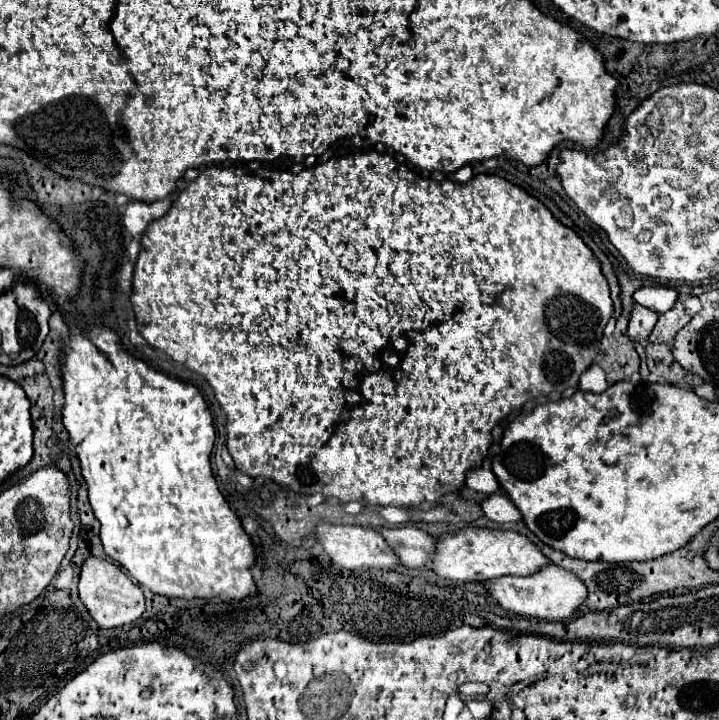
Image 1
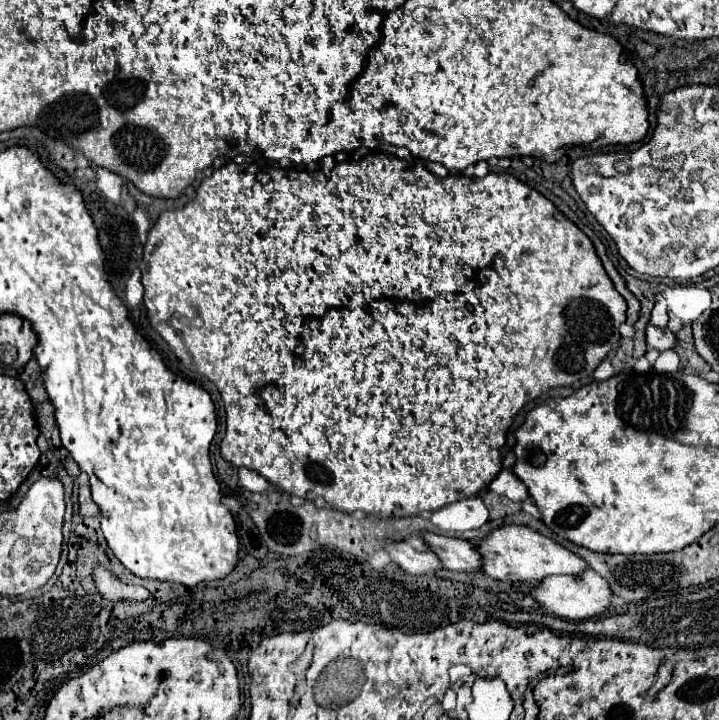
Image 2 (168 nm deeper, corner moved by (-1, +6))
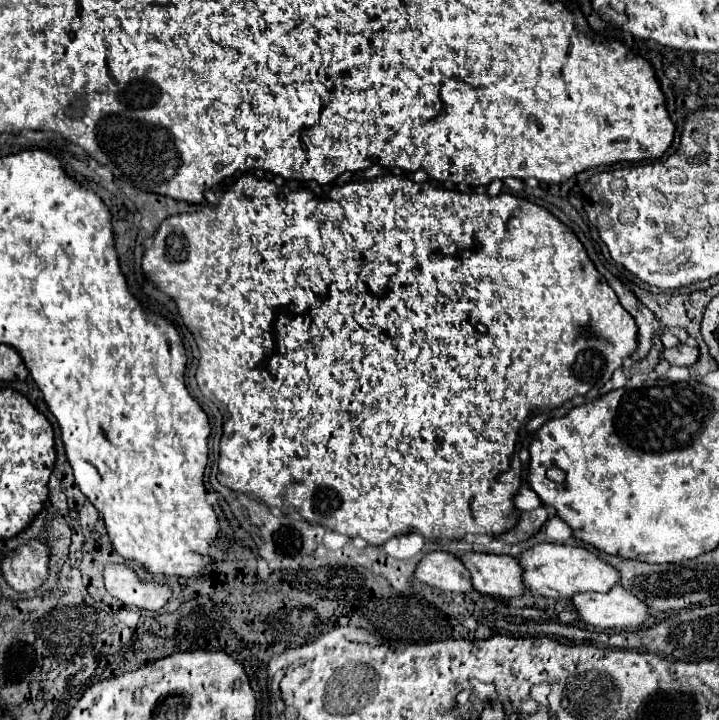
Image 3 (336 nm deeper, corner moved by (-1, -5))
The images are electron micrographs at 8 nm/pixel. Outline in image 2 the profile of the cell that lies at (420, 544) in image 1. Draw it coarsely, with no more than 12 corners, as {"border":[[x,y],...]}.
{"border":[[420,533],[450,571],[480,571],[472,541]]}

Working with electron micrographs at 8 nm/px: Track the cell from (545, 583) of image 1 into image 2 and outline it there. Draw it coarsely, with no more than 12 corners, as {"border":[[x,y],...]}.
{"border":[[594,571],[546,577],[532,597],[562,619],[610,611],[614,591]]}

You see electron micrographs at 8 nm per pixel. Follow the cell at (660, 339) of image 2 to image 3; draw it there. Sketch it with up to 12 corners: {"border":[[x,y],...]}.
{"border":[[688,344],[664,348],[662,358],[674,366],[692,366],[698,348]]}

